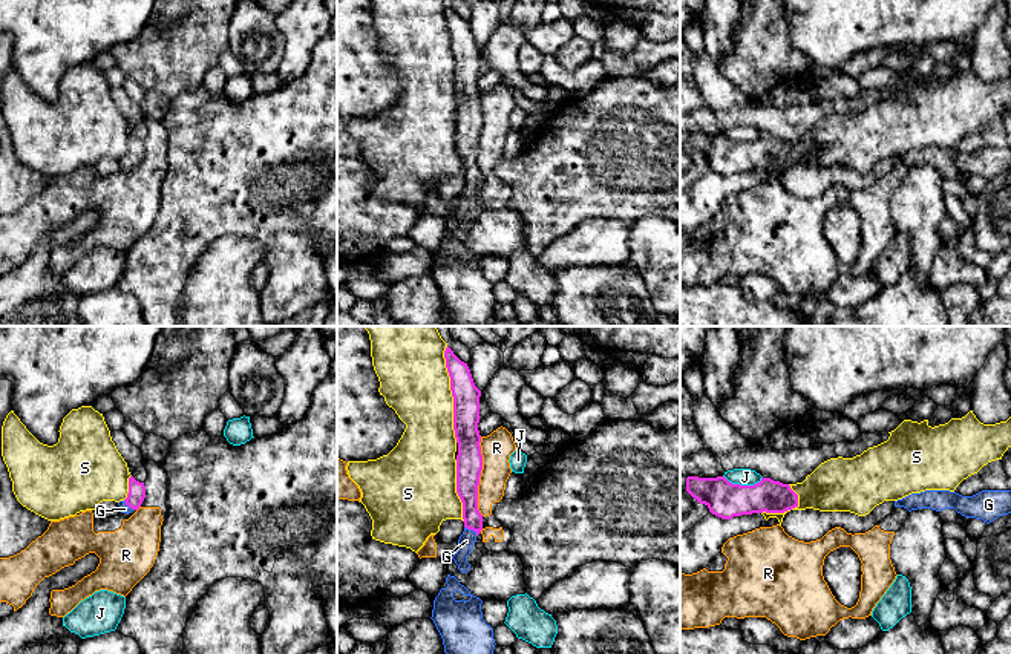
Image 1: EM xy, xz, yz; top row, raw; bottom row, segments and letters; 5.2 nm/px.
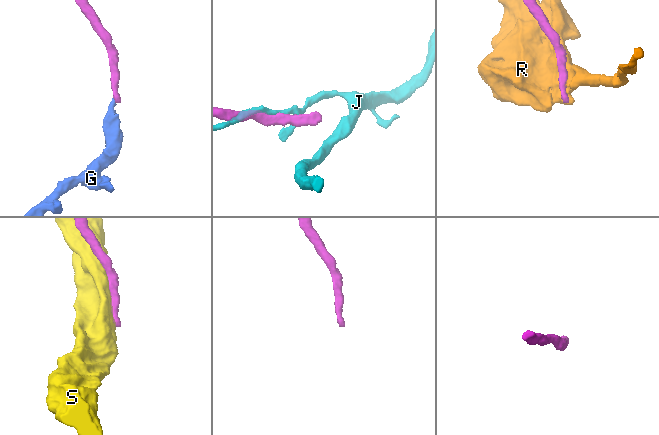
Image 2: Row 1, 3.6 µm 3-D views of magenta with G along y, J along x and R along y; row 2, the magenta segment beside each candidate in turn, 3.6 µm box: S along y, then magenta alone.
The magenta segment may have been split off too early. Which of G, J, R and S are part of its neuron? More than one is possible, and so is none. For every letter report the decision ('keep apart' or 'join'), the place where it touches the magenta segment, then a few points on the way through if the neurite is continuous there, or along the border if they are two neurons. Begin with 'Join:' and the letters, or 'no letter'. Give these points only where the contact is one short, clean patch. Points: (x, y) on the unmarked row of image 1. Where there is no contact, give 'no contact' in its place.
Join: G
G: join; contact xz (471, 186); way xz (467, 138), (471, 186), (466, 198)
J: keep apart; contact yz (743, 143)
R: keep apart; contact xz (480, 132); border xz (480, 94), (481, 132), (478, 167), (483, 172)
S: keep apart; contact xz (452, 51)

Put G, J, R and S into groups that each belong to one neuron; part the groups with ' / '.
G / J / R / S

